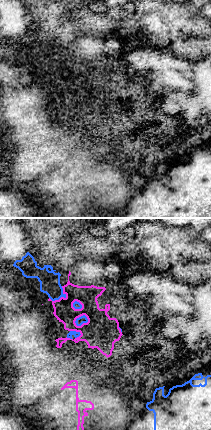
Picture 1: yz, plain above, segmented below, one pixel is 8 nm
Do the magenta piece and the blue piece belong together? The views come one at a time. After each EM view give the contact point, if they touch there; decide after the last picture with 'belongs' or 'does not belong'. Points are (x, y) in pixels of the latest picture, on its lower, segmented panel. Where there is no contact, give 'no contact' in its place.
(82, 324)

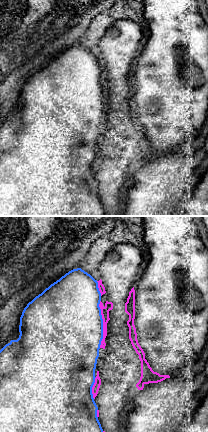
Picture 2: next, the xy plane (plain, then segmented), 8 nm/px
(103, 324)

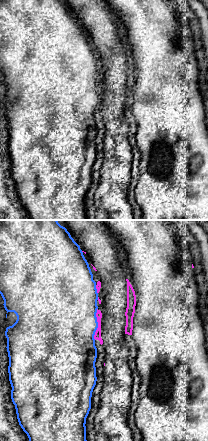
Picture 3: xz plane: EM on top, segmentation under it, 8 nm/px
(98, 324)

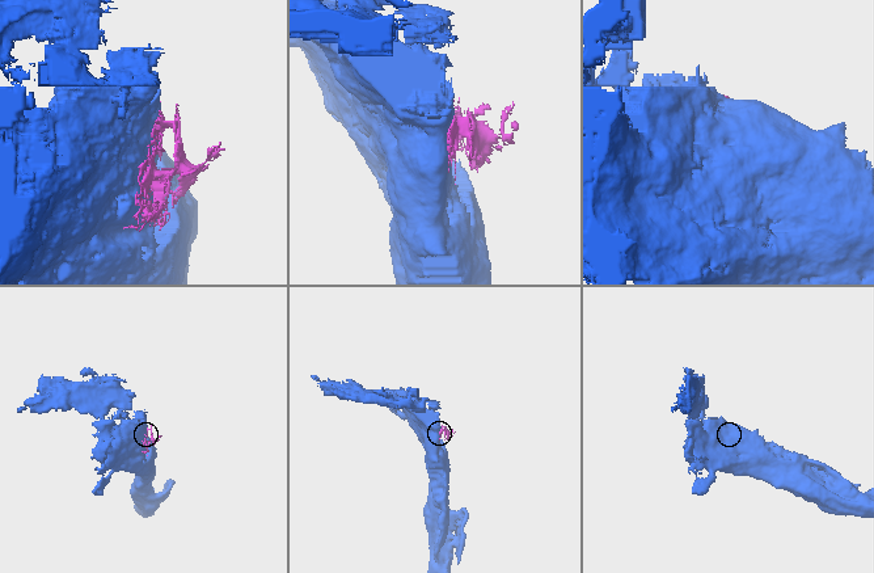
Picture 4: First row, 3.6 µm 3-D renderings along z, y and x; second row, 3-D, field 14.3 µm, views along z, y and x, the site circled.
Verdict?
does not belong

